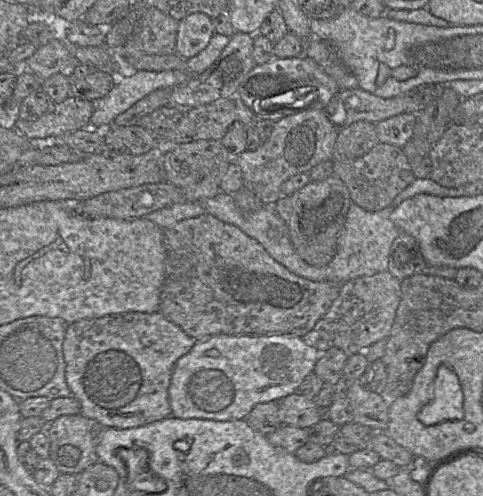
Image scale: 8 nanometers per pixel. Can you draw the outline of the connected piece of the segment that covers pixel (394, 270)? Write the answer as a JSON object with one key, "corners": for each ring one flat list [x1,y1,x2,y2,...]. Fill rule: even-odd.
{"corners":[[401,232,391,246,388,271,399,281,414,275,433,275,454,280,457,270,428,264,423,257,419,242,407,233]]}

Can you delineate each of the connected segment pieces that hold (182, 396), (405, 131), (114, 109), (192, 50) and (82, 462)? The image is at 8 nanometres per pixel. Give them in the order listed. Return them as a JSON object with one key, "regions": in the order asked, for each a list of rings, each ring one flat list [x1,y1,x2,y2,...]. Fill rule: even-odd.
{"regions":[[[220,334,200,339,173,368,168,388,171,416,245,420,255,405,279,401,294,393,317,361,318,350,297,336]],[[403,113,375,124,379,143,403,148,413,134,415,114]],[[137,70,132,76,118,75,110,92,95,102,90,128,104,130,114,119,157,89,172,89,190,76,178,70]],[[201,12,192,13,179,21,176,54,189,59,209,44,215,34,211,18]],[[62,415,47,423,49,458,60,473,79,475,98,461,96,446,104,427,83,415]]]}

